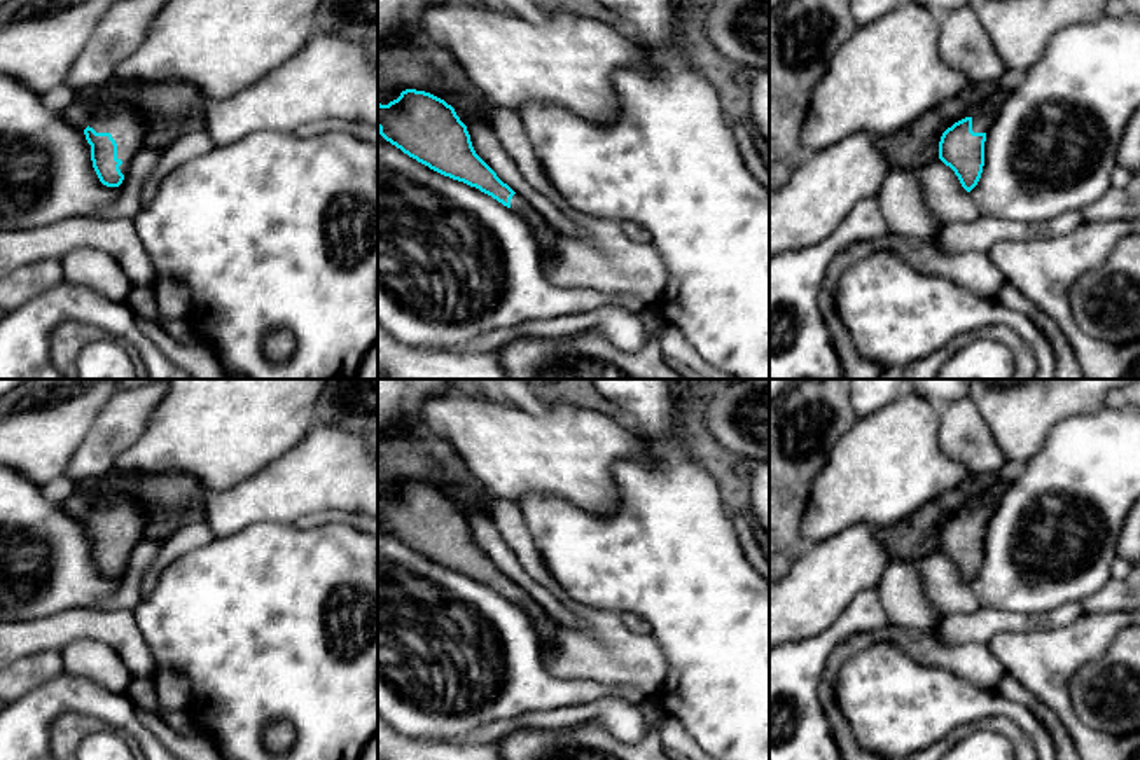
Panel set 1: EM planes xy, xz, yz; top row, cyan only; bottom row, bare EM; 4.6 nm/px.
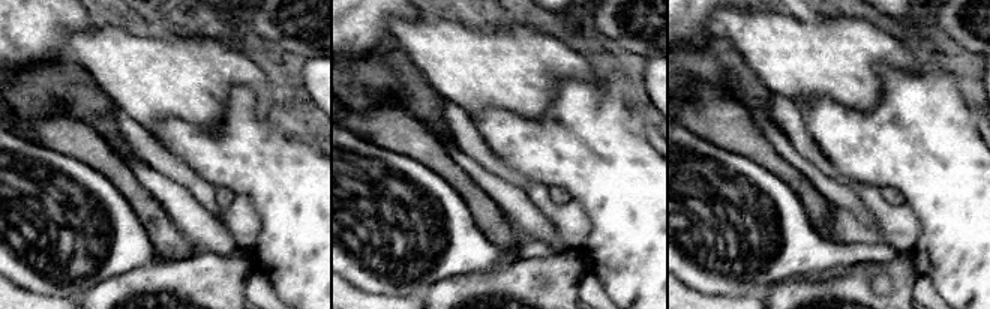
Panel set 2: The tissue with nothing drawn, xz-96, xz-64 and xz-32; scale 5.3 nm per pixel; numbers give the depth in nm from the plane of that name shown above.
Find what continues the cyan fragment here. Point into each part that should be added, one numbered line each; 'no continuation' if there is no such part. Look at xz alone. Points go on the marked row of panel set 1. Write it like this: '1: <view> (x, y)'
1: xz (542, 231)

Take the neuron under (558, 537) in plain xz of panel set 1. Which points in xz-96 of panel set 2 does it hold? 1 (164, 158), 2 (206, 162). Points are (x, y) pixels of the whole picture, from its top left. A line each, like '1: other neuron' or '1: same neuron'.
1: other neuron
2: same neuron

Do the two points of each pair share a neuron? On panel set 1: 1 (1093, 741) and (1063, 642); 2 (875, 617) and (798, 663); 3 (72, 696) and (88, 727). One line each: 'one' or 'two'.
1: one
2: one
3: two

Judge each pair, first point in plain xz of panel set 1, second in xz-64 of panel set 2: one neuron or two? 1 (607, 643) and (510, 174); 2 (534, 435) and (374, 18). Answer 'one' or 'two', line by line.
1: one
2: two

